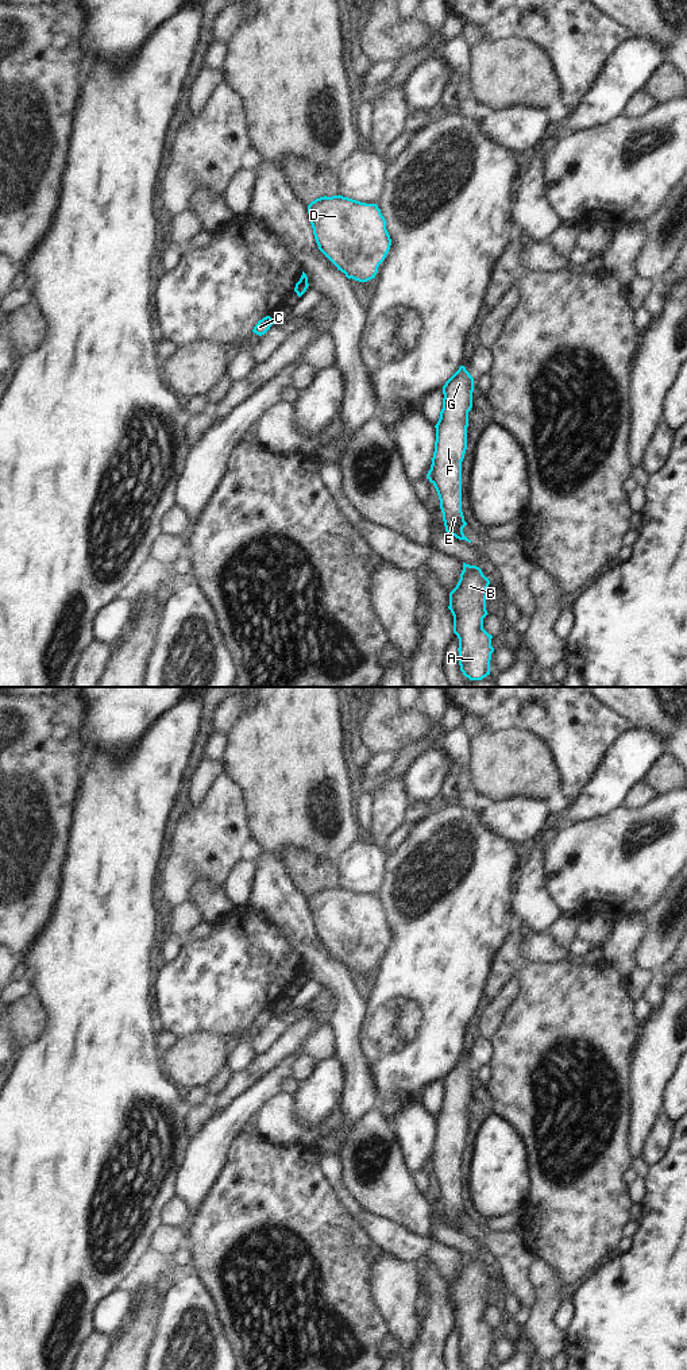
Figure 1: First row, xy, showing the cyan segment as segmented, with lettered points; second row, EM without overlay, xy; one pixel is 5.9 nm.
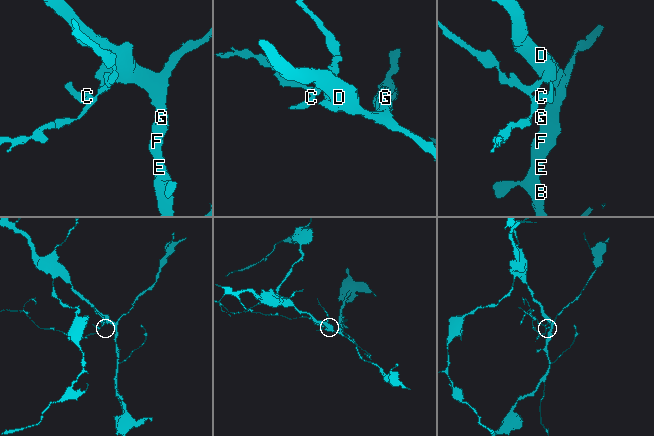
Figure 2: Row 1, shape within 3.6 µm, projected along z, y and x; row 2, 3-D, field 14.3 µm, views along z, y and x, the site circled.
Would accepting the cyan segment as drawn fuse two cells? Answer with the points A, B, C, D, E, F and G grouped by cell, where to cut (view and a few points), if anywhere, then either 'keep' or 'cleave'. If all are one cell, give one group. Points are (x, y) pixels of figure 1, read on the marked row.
A B D E F G / C; cut in xy along (298, 281), (307, 282); cleave

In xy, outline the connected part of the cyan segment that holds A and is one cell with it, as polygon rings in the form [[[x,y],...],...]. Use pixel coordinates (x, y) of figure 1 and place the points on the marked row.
[[[463,563],[460,579],[449,593],[448,609],[454,615],[454,633],[459,638],[459,665],[470,680],[482,680],[490,675],[493,636],[483,629],[483,618],[489,614],[489,584],[489,578],[479,567]]]

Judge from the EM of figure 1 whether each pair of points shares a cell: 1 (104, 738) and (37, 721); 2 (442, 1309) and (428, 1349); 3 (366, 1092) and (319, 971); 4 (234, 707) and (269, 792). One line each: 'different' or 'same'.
1: different
2: same
3: same
4: different

